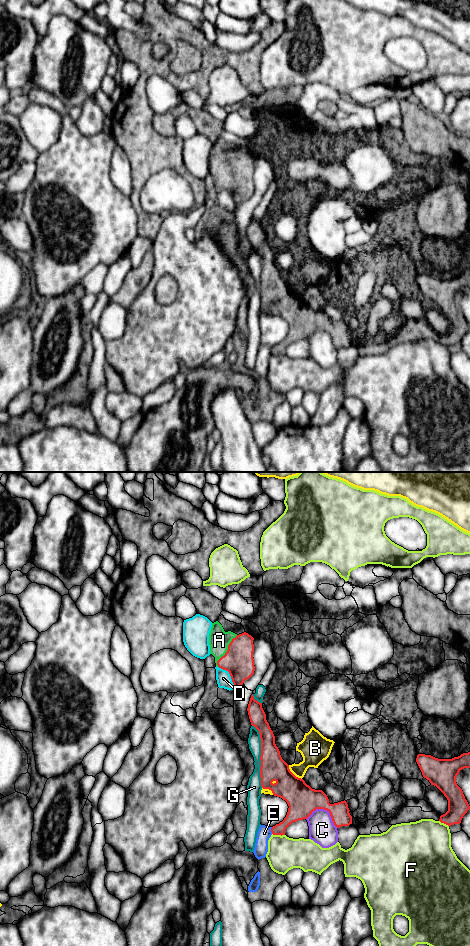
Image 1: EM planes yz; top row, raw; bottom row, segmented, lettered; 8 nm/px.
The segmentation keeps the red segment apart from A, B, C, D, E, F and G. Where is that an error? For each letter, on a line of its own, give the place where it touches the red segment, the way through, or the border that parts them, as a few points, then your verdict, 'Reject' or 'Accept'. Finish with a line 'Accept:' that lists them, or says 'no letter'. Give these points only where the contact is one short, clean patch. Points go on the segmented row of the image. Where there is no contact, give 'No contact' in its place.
A: Touches red at yz (227, 650). Path across: yz (238, 660), (227, 650), (219, 640). Accept
B: Touches red at yz (292, 773). Reject
C: Touches red at yz (325, 809). Reject
D: Touches red at yz (230, 675). Boundary: yz (218, 666), (228, 672), (234, 687). Reject
E: Touches red at yz (271, 830). Reject
F: Touches red at yz (278, 834). Reject
G: Touches red at yz (260, 756). Reject
Accept: A

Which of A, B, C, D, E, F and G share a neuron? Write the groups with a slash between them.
A / B / C / D / E / F / G

